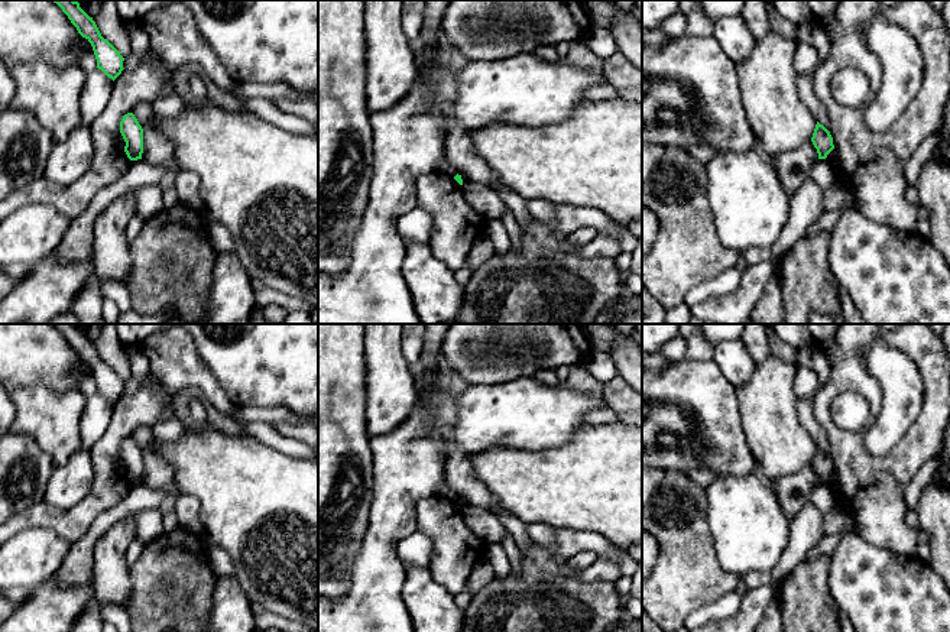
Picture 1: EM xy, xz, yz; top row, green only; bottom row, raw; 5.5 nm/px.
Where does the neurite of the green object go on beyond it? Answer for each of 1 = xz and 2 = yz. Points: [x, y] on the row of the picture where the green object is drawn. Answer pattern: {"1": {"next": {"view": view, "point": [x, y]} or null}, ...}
{"1": {"next": null}, "2": {"next": null}}

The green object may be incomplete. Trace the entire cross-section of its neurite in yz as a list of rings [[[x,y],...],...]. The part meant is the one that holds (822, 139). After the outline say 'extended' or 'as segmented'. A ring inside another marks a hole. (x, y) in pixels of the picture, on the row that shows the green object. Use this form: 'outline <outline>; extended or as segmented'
outline [[[818,121],[816,124],[811,142],[817,149],[818,159],[826,159],[827,155],[834,149],[830,132]]]; as segmented

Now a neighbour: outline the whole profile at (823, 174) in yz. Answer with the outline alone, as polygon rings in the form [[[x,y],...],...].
[[[818,159],[811,169],[810,176],[823,189],[827,189],[836,181],[834,169],[827,163],[826,159]]]

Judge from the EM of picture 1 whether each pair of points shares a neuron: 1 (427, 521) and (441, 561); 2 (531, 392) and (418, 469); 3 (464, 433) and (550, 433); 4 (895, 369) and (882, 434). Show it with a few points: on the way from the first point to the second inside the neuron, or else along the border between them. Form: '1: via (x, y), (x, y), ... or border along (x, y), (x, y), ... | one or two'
1: via (437, 531), (441, 535), (441, 551) | one
2: border along (454, 407), (456, 427), (453, 441) | two
3: via (486, 430), (528, 430) | one
4: via (895, 385), (895, 418) | one

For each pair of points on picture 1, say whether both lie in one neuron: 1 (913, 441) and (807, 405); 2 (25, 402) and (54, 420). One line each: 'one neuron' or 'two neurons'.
1: two neurons
2: one neuron

